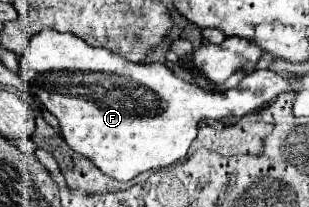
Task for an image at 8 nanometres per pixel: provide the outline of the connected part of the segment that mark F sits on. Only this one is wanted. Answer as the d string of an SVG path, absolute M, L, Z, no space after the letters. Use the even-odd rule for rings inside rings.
M43 28L37 32L29 42L27 52L19 58L19 64L21 76L29 84L35 84L39 100L51 114L57 116L67 146L89 158L101 172L121 182L127 182L141 172L181 162L187 156L191 142L197 138L199 122L207 118L243 118L289 90L287 78L269 68L247 74L237 88L227 92L203 90L201 86L175 76L165 64L137 64L111 50L93 48L79 36L71 32L57 32L55 28Z

